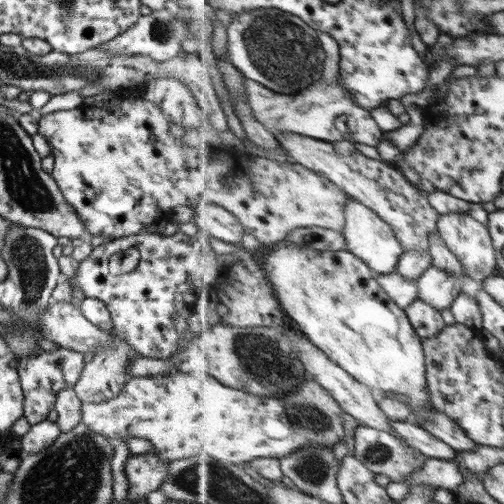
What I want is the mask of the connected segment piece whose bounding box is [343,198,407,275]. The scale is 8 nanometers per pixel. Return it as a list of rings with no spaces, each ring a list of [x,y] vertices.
[[[350,198],[347,208],[347,227],[344,232],[348,241],[348,250],[356,253],[366,264],[371,265],[382,275],[397,272],[399,264],[407,249],[404,248],[403,241],[399,239],[398,232],[388,221],[384,220],[372,208],[362,204],[354,198]]]

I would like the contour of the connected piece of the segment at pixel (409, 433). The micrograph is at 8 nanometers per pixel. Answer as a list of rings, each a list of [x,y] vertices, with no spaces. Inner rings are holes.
[[[391,420],[391,423],[393,424],[396,436],[400,436],[402,440],[408,442],[409,446],[422,451],[426,456],[458,462],[461,451],[457,451],[451,444],[428,432],[418,422],[412,420]]]

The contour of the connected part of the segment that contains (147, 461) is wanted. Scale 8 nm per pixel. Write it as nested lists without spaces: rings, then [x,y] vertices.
[[[154,452],[130,454],[124,467],[128,479],[127,502],[130,503],[137,496],[146,497],[153,490],[159,489],[167,477],[168,464]]]

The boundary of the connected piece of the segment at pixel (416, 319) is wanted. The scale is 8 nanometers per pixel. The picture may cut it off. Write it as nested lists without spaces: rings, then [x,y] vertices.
[[[421,298],[407,308],[407,313],[423,339],[438,336],[447,327],[442,311]]]

